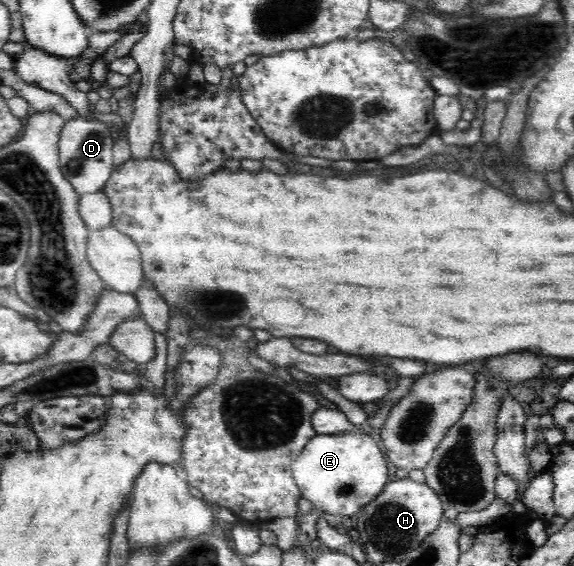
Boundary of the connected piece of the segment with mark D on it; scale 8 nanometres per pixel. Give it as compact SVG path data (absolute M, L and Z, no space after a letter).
M80 115L66 120L59 135L59 164L64 177L74 186L78 195L101 191L106 185L113 172L112 147L114 140L110 136L108 124L96 118L84 118Z

